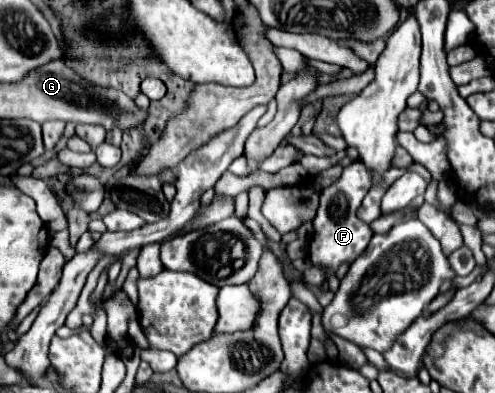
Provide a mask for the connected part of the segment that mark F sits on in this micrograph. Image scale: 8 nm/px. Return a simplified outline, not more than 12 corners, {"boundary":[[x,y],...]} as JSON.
{"boundary":[[361,161],[323,189],[309,257],[337,269],[373,231],[355,211],[371,173]]}

